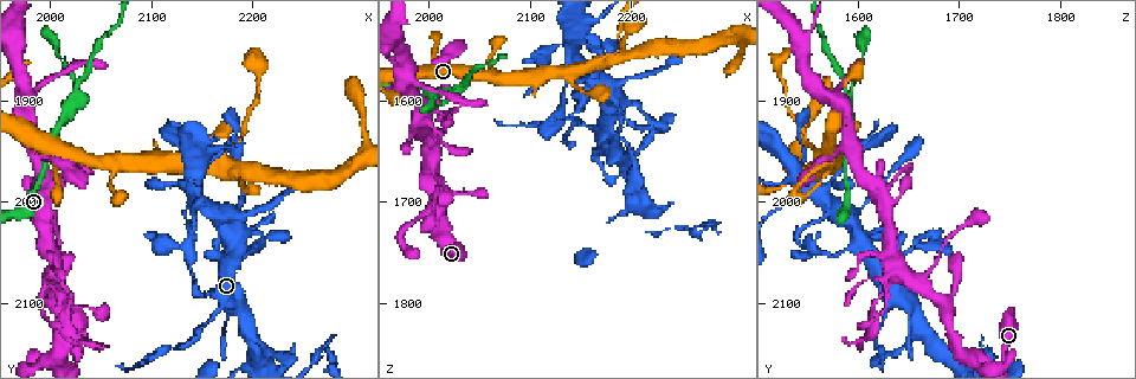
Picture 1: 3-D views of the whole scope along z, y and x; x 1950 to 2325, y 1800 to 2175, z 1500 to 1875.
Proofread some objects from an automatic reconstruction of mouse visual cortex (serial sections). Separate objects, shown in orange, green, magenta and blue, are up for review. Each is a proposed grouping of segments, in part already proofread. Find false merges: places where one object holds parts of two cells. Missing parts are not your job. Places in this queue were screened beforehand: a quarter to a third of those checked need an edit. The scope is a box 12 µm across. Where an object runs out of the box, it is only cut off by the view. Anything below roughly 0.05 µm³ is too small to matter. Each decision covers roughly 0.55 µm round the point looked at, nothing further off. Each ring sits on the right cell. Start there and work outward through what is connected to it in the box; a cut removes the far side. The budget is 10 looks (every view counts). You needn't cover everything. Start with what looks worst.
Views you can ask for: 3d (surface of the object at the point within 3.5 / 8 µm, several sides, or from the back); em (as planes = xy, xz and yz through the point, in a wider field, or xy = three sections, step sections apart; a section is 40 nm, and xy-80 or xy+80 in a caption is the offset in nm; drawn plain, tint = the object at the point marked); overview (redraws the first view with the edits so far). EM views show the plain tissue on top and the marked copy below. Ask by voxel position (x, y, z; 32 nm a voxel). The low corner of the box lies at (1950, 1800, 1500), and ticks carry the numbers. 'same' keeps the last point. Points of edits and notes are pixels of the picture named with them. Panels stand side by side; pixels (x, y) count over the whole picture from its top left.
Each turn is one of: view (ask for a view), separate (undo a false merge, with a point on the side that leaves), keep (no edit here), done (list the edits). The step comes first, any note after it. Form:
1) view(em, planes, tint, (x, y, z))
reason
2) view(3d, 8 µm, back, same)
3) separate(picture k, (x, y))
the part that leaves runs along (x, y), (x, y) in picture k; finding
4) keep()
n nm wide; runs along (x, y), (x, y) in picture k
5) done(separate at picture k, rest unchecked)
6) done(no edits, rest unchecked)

view(3d, 8 µm, (2024, 1894, 1594))
side arm on a straight run

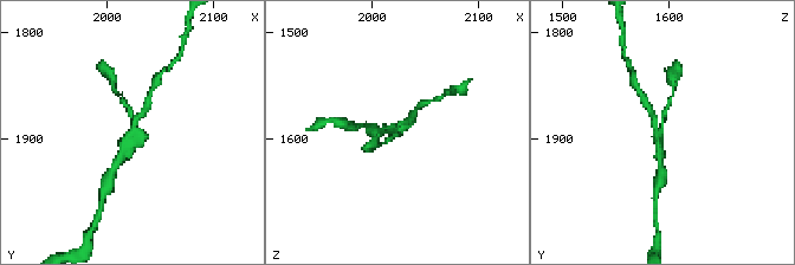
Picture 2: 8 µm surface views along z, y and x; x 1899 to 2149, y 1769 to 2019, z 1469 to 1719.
view(em, xy, step 1, tint, (2028, 1894, 1590))

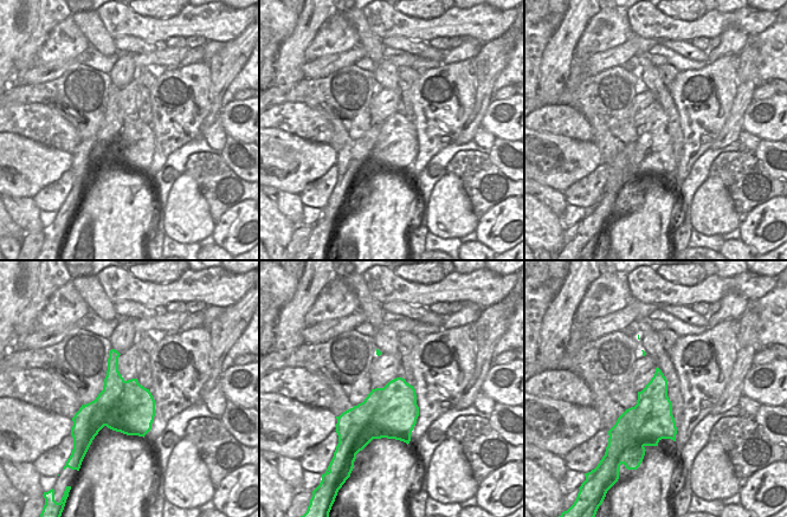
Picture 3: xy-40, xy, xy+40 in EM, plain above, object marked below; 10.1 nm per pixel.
separate(picture 2, (122, 101))
two cells meet here

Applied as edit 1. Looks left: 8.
view(3d, 3.5 µm, (2140, 1972, 1580))
small branch off a trunk

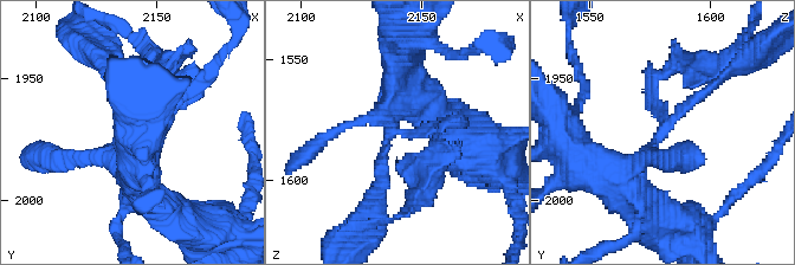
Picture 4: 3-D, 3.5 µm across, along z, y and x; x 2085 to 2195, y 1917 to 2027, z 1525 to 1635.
view(em, xy, step 1, tint, (2139, 1974, 1579))
shape alone is not enough

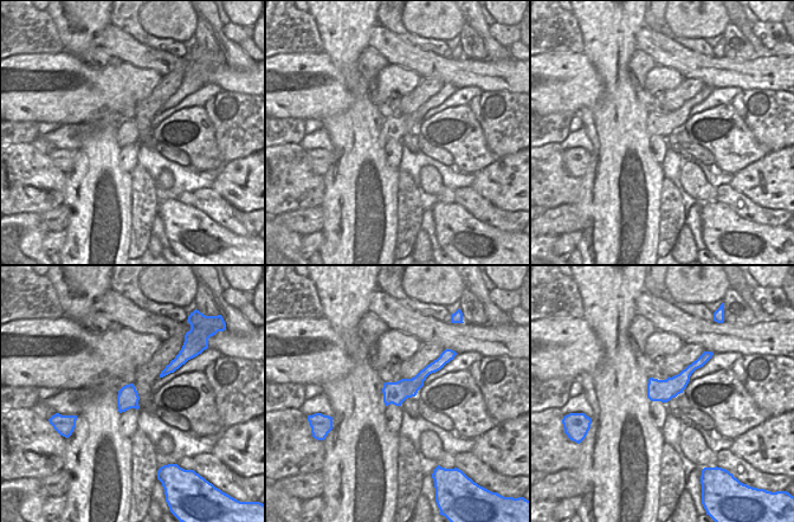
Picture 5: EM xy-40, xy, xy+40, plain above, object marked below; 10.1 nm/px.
keep()
4 arms; arms of 150, 150, 150, 400 nm; runs along (437, 366), (387, 401) in picture 5; all the same cell

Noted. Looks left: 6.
view(3d, 3.5 µm, (2188, 1934, 1550))
a narrow waist

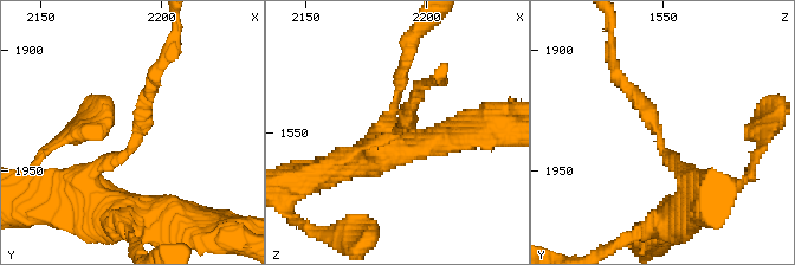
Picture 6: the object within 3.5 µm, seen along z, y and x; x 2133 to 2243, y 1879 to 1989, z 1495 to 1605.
view(em, xy, step 1, tint, (2189, 1934, 1549))
arms of 200, 200 nm

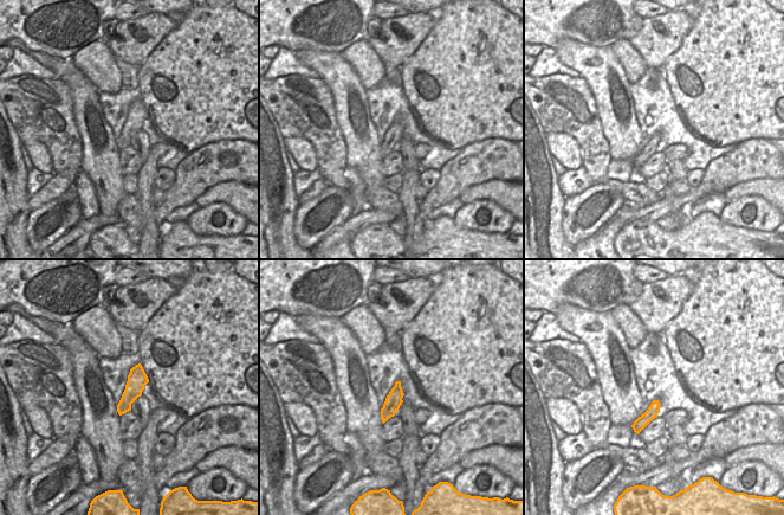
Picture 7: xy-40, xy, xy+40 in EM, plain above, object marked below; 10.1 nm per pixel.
view(em, xy, step 5, tint, same)
another direction

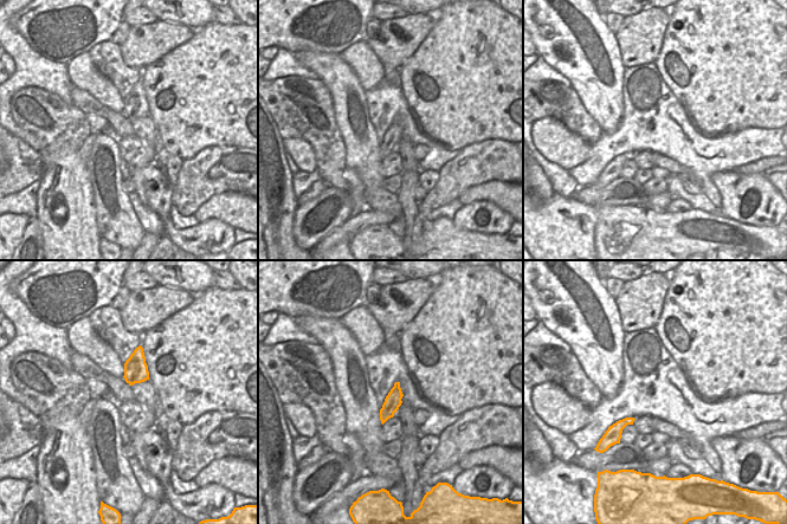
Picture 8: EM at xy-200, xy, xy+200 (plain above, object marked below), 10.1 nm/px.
keep()
runs along (687, 180), (615, 71) in picture 6; all the same cell

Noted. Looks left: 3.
view(3d, 3.5 µm, (2020, 2096, 1620))
thin neck

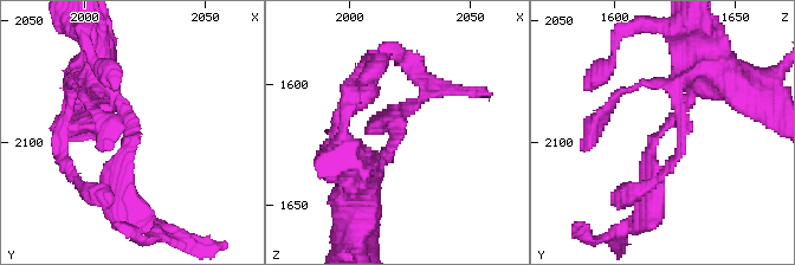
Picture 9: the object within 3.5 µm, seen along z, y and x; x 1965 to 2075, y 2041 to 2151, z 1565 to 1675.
view(em, xy, step 2, tint, (2019, 2097, 1620))
arms of 250, 250 nm

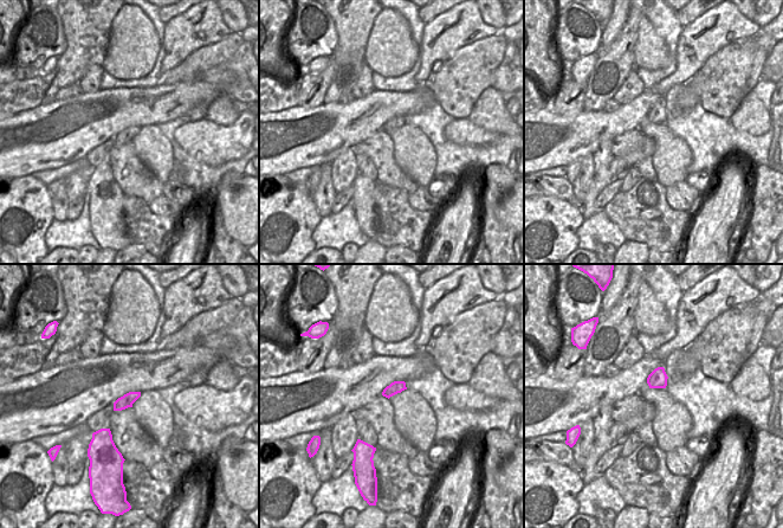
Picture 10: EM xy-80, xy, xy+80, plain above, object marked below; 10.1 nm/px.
separate(picture 9, (134, 140))
a second cell is stuck on

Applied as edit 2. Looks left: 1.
done(separate at picture 2, separate at picture 9, rest unchecked)

